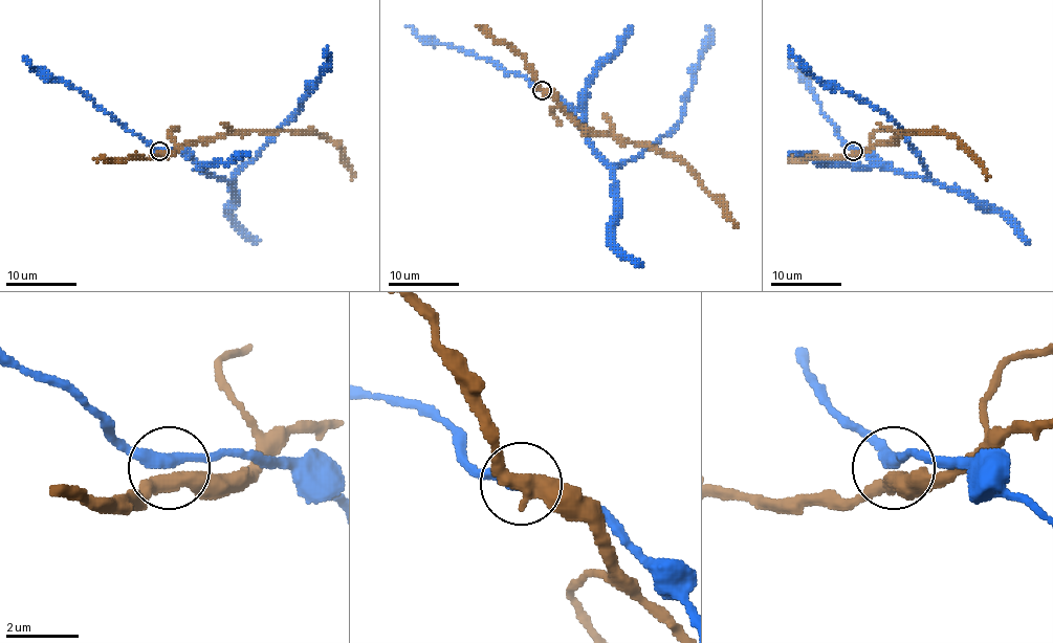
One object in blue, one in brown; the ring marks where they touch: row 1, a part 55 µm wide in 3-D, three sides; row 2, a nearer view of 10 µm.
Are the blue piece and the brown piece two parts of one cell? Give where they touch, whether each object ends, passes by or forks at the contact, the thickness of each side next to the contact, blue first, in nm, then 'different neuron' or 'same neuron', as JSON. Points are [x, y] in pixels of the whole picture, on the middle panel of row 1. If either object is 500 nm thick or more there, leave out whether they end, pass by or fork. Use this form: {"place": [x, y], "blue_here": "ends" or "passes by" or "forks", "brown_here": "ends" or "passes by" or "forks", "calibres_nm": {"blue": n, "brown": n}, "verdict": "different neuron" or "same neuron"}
{"place": [542, 90], "blue_here": "passes by", "brown_here": "passes by", "calibres_nm": {"blue": 320, "brown": 440}, "verdict": "same neuron"}

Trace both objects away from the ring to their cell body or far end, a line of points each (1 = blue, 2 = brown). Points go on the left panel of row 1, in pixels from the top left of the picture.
1: (160, 151), (181, 149), (205, 172), (228, 179), (251, 159), (315, 87), (317, 76), (328, 61), (328, 47)
2: (160, 153), (176, 153), (184, 143), (239, 135), (248, 130), (305, 131), (324, 135), (341, 151), (352, 179)

